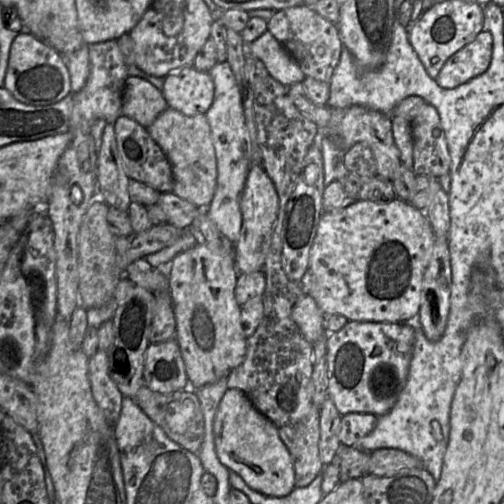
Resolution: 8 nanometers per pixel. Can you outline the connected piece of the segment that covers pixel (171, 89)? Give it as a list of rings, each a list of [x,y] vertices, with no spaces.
[[[188,65],[164,77],[162,94],[168,107],[186,116],[205,114],[214,99],[214,82],[208,72]]]

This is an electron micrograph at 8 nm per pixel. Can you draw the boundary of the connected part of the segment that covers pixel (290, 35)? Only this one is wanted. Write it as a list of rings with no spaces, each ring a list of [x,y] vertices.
[[[301,4],[275,11],[267,21],[267,27],[306,76],[330,83],[344,46],[336,24],[320,16],[311,7]]]

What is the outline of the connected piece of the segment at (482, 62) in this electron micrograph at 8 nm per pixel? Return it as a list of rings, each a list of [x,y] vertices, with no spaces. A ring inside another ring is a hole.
[[[484,29],[472,42],[445,62],[435,81],[445,89],[452,89],[468,82],[486,72],[491,63],[492,51],[492,35]]]

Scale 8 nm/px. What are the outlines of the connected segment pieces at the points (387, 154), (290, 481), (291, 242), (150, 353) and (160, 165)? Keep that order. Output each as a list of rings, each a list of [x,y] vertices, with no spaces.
[[[300,82],[288,87],[288,95],[297,109],[313,121],[322,134],[327,136],[341,152],[350,149],[358,142],[366,143],[374,155],[378,176],[392,181],[395,171],[403,164],[392,134],[391,115],[362,105],[352,105],[347,108],[330,107],[327,104],[316,105],[309,99]]]
[[[230,389],[222,397],[213,422],[218,459],[237,473],[253,490],[271,497],[284,497],[295,488],[291,455],[276,426],[259,412],[240,389]]]
[[[318,141],[309,148],[297,178],[295,187],[286,204],[282,223],[282,264],[291,281],[300,281],[308,270],[312,248],[320,218],[323,213],[322,196],[325,188],[322,152]]]
[[[176,337],[149,345],[145,356],[144,381],[151,390],[163,394],[190,387]]]
[[[123,113],[113,124],[119,155],[129,178],[143,182],[160,193],[172,192],[174,177],[171,164],[161,147],[150,136],[148,129]]]

